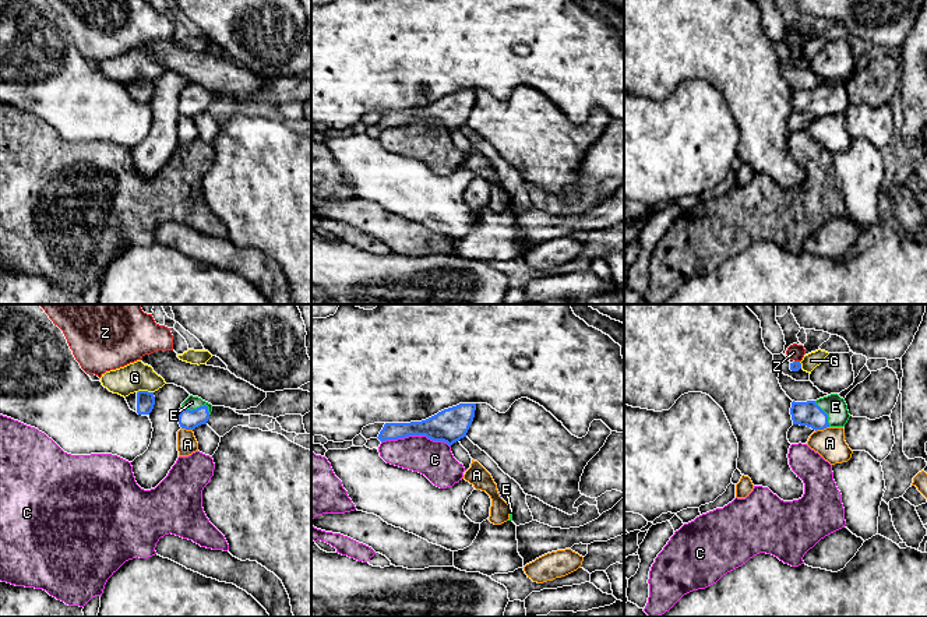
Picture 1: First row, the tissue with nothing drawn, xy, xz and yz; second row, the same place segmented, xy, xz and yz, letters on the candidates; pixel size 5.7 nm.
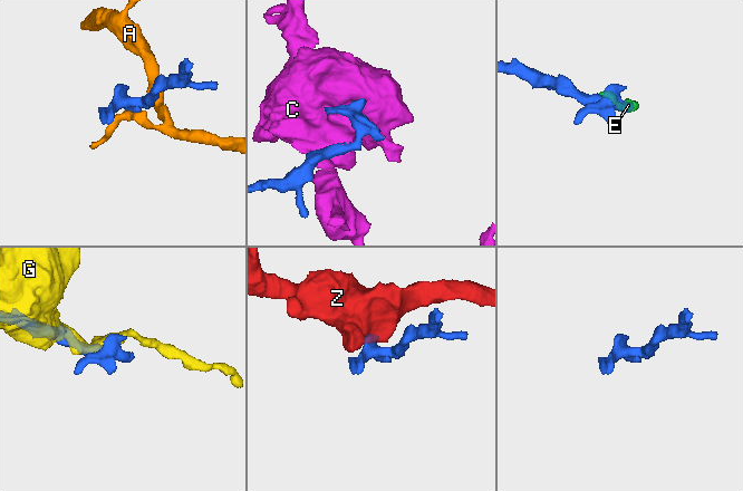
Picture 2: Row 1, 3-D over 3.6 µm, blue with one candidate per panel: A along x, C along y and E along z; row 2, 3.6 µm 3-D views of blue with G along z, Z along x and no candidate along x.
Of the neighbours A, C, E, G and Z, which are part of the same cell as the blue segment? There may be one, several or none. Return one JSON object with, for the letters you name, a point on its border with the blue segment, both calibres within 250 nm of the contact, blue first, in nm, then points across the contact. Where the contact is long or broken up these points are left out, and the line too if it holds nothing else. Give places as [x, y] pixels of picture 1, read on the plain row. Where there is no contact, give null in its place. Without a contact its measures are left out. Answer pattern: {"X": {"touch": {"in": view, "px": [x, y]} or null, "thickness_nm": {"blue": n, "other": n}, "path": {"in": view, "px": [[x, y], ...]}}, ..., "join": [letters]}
{"E": {"touch": {"in": "xy", "px": [198, 95]}, "thickness_nm": {"blue": 110, "other": 80}}, "join": ["E"]}

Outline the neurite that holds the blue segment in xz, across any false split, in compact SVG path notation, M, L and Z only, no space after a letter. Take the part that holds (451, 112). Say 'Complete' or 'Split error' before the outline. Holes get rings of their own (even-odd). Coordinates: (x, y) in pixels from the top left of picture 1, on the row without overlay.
Complete. M459 91L422 109L385 110L377 126L383 130L409 123L426 123L433 128L444 128L451 134L466 124L475 98L476 91Z

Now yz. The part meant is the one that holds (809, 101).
Split error. M838 81L817 88L793 88L790 102L793 112L807 113L815 119L826 114L845 114L850 105L845 87Z

